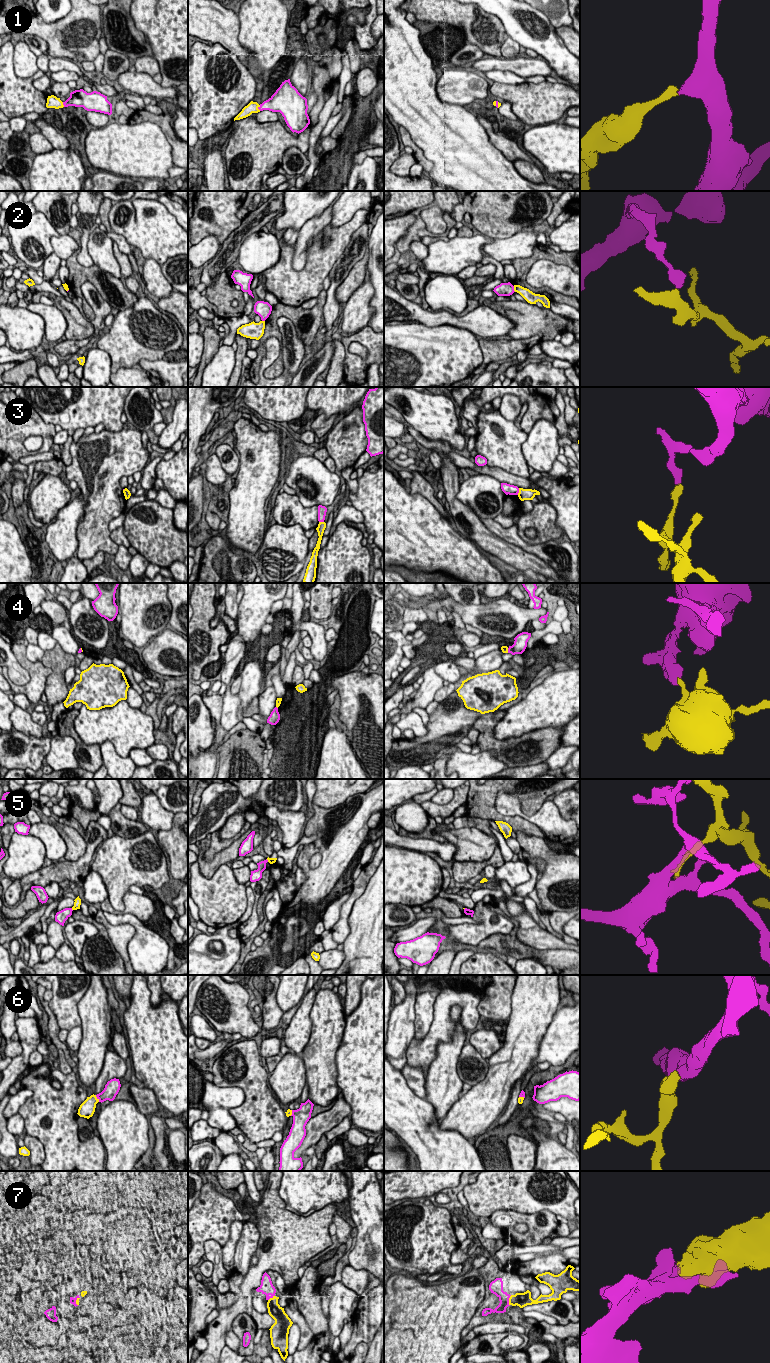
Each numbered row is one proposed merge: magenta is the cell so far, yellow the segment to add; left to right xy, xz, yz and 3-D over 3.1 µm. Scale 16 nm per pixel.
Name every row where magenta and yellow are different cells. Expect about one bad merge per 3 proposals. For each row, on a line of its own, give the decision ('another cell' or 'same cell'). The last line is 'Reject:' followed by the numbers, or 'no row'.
1: same cell
2: another cell
3: another cell
4: another cell
5: another cell
6: same cell
7: same cell
Reject: 2, 3, 4, 5

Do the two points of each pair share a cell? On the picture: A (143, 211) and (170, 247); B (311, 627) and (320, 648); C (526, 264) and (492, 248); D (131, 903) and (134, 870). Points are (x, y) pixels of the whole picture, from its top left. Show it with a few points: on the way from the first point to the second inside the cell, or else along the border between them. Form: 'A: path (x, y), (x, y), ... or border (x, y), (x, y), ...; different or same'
A: path (143, 220), (161, 238); same
B: path (316, 632), (319, 643); same
C: border (534, 245), (533, 252), (529, 256), (512, 260); different
D: border (128, 890), (123, 897), (124, 910), (122, 912); different

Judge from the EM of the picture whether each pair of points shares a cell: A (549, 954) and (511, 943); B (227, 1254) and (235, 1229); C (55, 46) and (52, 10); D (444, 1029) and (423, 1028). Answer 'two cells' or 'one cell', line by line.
A: one cell
B: one cell
C: two cells
D: two cells

